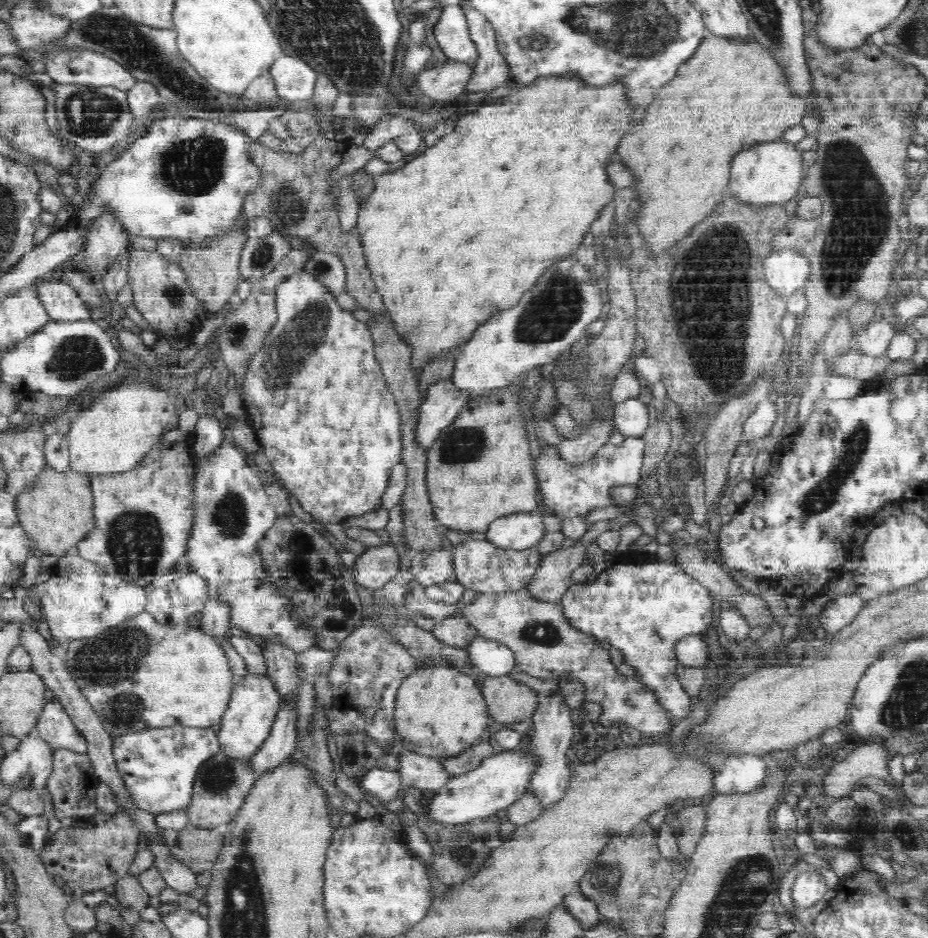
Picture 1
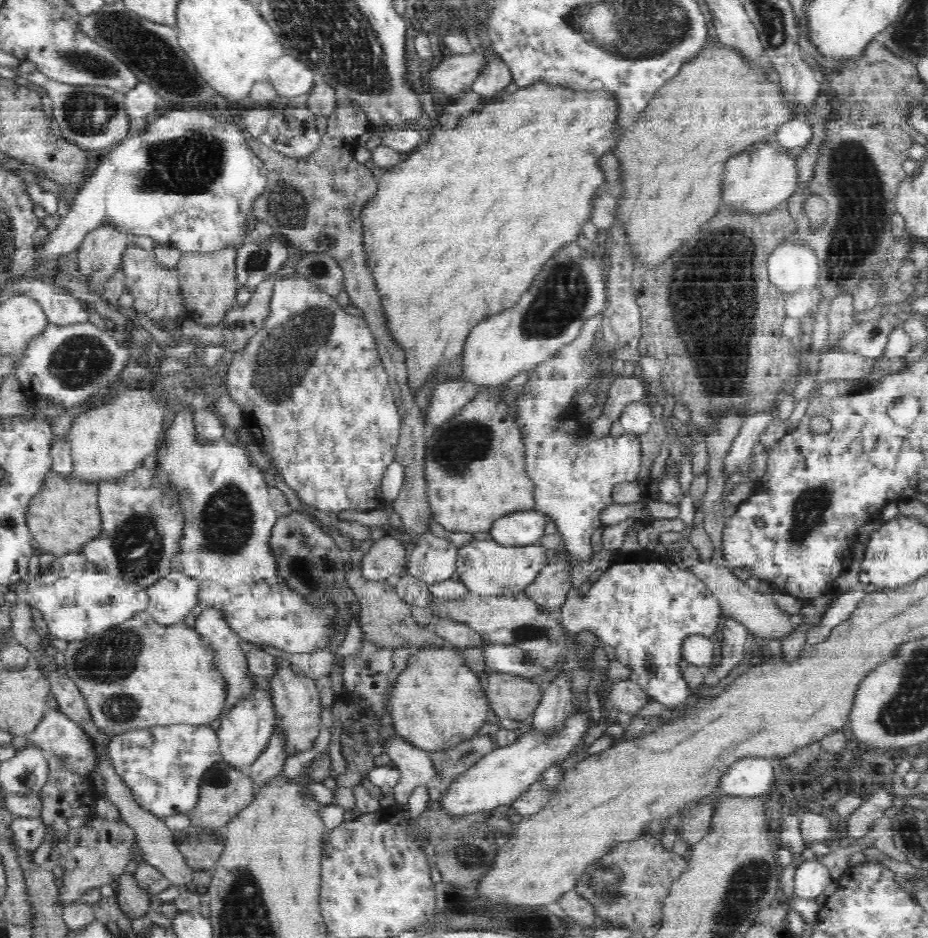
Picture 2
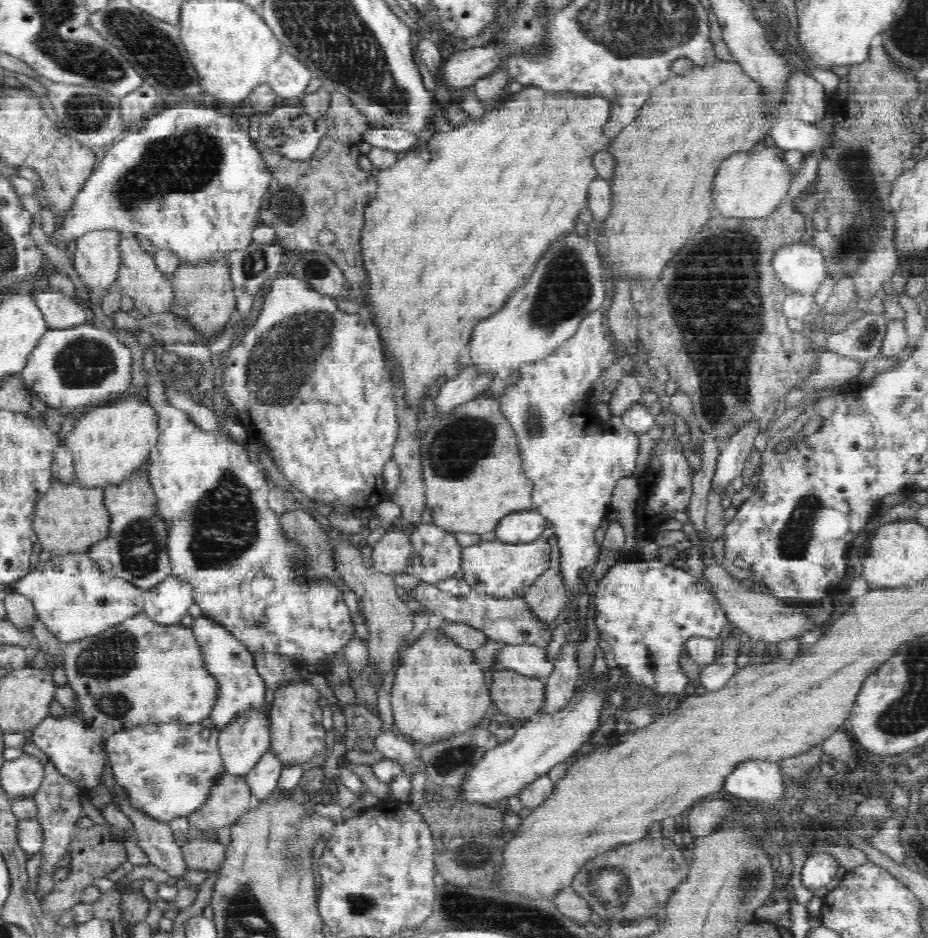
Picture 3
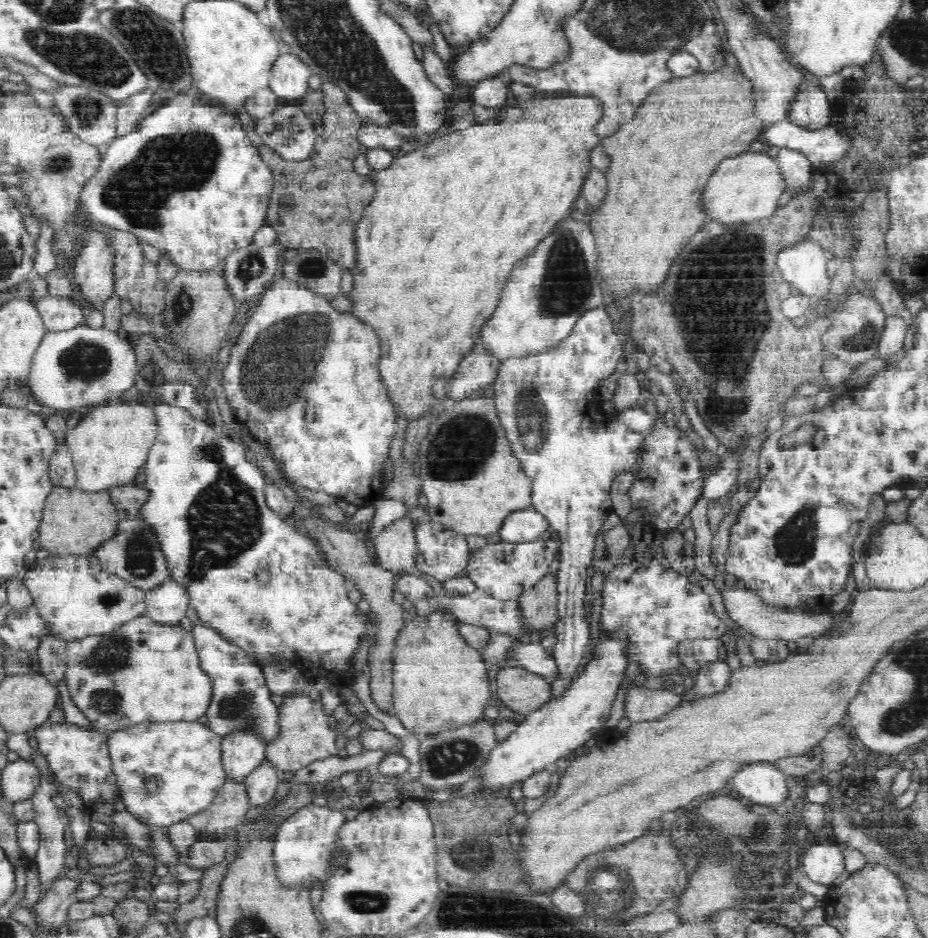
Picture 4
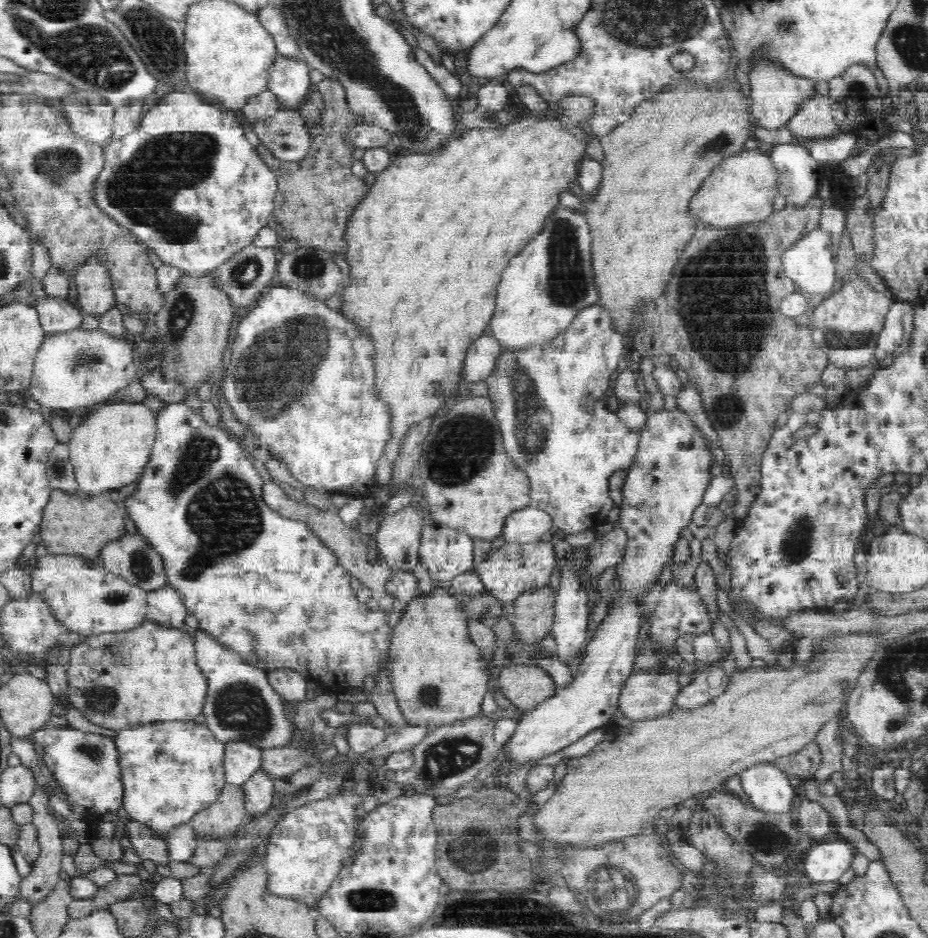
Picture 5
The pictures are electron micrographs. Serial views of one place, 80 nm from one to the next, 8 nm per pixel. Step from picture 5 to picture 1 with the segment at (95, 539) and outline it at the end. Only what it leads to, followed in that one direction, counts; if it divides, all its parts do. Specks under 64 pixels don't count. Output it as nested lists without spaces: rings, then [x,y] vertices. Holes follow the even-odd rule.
[[[49,468],[40,475],[38,485],[20,497],[18,517],[34,549],[61,557],[75,552],[77,544],[96,528],[94,508],[92,480],[89,476],[73,471],[58,473]]]

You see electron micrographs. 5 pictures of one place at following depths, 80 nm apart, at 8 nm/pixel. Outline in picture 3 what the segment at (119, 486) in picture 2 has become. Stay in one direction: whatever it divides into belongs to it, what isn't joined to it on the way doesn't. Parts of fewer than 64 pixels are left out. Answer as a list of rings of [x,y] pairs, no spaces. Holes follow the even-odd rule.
[[[145,469],[138,471],[124,484],[105,486],[103,489],[106,508],[110,509],[112,515],[110,534],[94,544],[87,553],[108,575],[126,580],[145,591],[157,587],[173,575],[170,557],[166,552],[166,527],[162,521],[154,519],[155,495]]]

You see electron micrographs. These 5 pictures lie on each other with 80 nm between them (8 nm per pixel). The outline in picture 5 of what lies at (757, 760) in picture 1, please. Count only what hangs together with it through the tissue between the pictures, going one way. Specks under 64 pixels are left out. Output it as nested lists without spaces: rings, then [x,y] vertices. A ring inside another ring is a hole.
[[[762,763],[740,773],[745,800],[767,815],[788,815],[793,809],[795,788],[790,778],[774,765]]]

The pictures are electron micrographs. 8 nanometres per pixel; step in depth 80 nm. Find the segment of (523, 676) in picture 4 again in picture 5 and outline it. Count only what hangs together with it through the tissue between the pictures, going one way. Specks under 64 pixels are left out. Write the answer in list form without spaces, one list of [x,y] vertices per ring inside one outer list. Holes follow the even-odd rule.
[[[509,664],[499,674],[504,696],[511,700],[519,713],[536,708],[557,692],[554,679],[539,665]]]

